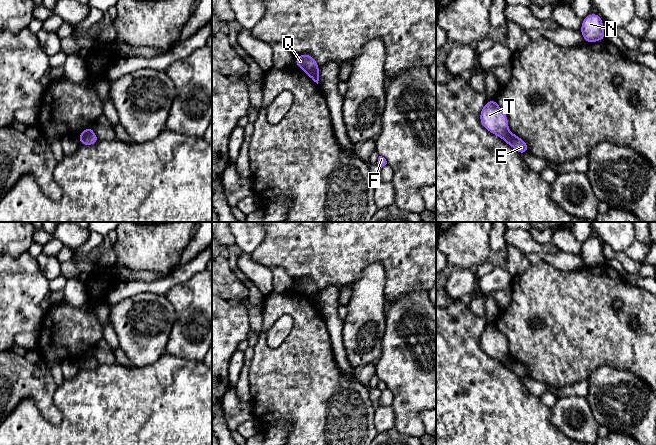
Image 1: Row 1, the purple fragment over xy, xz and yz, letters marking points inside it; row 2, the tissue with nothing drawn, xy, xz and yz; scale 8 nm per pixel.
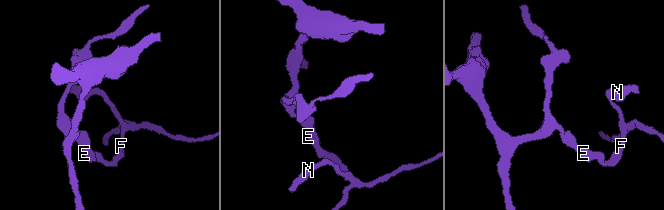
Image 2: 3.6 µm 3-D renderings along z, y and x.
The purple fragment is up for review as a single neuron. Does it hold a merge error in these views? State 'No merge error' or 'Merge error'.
Merge error

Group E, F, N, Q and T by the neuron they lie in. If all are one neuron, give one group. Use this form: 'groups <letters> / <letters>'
groups E F N / Q T

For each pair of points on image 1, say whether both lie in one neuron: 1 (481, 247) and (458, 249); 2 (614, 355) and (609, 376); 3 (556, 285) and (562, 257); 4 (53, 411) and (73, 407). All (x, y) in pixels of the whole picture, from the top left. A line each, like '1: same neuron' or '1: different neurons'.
1: same neuron
2: different neurons
3: different neurons
4: different neurons

